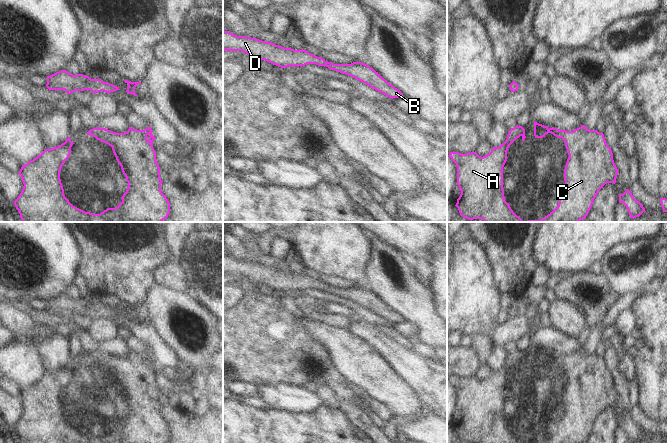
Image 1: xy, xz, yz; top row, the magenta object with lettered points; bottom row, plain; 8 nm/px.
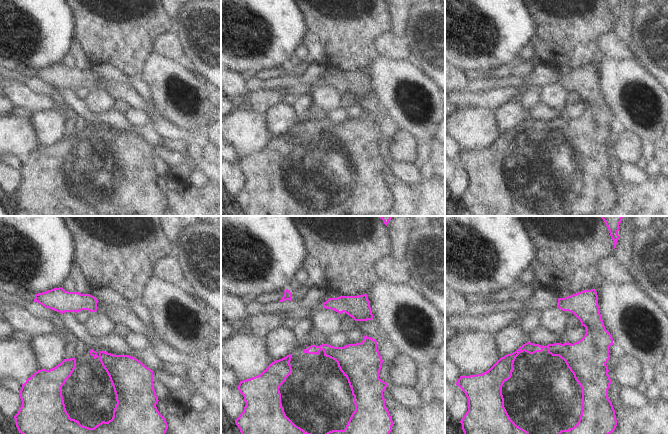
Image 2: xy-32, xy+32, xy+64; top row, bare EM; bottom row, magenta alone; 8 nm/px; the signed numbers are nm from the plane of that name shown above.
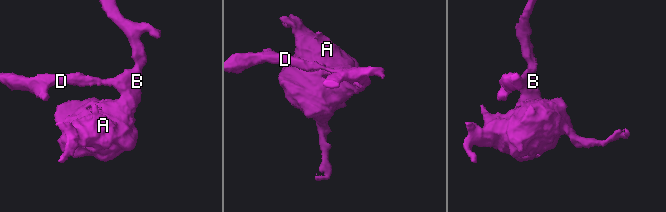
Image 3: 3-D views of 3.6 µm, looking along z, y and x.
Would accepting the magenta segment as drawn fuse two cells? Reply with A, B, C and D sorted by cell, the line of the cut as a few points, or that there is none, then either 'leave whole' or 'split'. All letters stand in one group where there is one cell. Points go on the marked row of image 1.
groups A B C D; cut none; leave whole

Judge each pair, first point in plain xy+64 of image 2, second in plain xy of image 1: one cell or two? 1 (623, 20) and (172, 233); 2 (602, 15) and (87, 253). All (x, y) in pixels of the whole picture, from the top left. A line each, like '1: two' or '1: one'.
1: one
2: one

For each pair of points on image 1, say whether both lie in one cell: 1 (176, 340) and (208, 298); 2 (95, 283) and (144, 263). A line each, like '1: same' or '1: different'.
1: different
2: same

